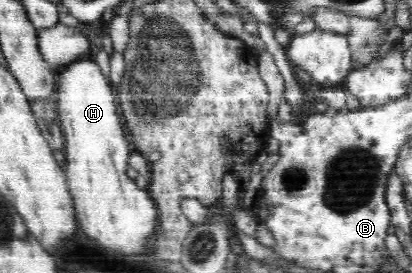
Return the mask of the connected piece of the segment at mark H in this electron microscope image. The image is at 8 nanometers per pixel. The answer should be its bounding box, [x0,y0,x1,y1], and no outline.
[54,59,159,253]

